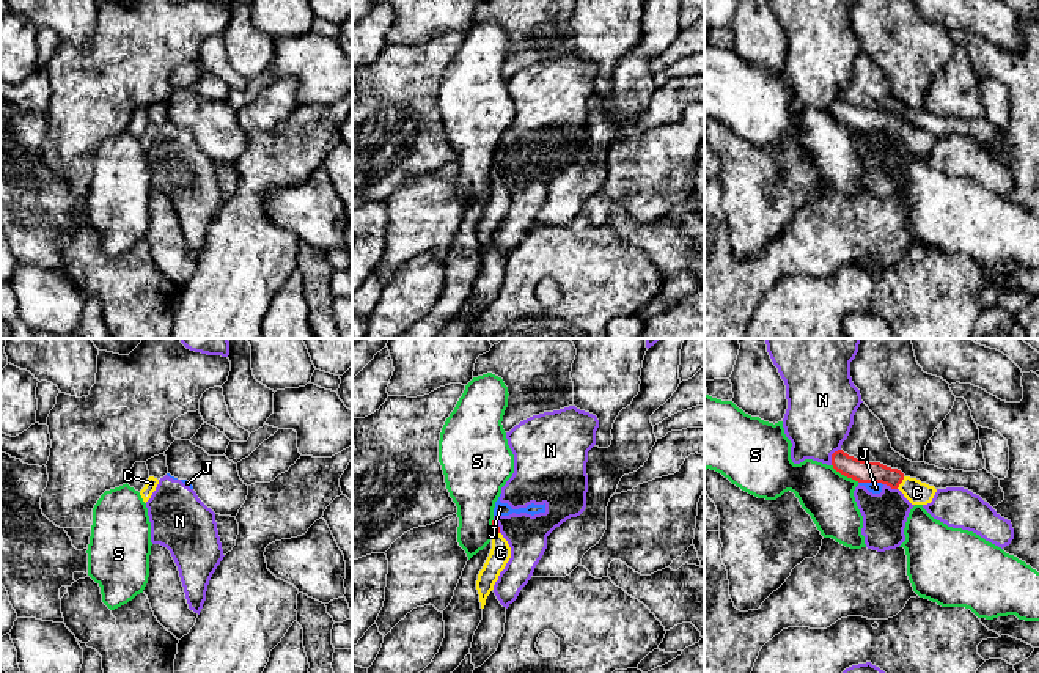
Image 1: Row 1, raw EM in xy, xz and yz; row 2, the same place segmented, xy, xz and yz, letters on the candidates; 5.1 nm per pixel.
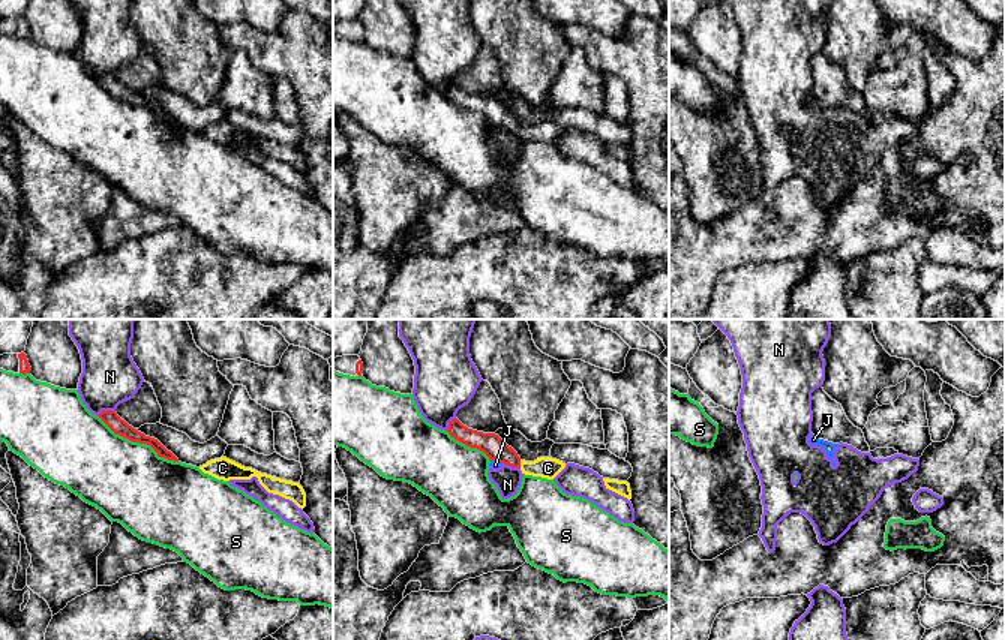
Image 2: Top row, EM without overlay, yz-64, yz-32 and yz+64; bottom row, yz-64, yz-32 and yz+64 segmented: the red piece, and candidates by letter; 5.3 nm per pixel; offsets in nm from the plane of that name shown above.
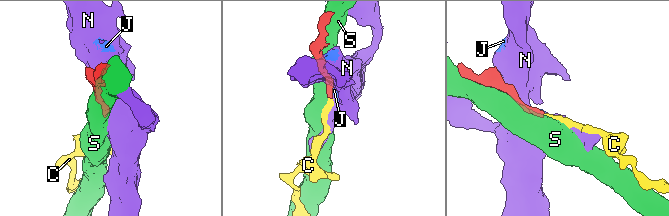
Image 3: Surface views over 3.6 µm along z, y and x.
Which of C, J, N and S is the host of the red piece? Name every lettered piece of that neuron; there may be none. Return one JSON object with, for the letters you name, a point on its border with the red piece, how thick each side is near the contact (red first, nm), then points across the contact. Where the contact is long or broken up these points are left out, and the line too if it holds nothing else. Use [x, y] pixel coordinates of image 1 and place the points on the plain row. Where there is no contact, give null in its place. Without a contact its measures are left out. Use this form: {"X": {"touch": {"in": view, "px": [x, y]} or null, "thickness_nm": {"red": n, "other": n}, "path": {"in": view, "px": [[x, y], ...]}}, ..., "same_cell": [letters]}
{"C": {"touch": {"in": "yz", "px": [901, 129]}, "thickness_nm": {"red": 110, "other": 120}, "path": {"in": "yz", "px": [[860, 118], [884, 121], [901, 129], [917, 140]]}}, "same_cell": ["C"]}

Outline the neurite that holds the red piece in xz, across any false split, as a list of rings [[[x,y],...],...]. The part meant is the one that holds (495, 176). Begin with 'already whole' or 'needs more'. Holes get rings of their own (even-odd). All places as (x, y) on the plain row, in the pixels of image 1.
needs more; [[[492,168],[492,197],[476,228],[476,237],[479,242],[481,256],[484,256],[486,247],[494,237],[494,233],[498,228],[498,223],[505,217],[509,206],[511,206],[511,195],[500,181],[498,171]]]

